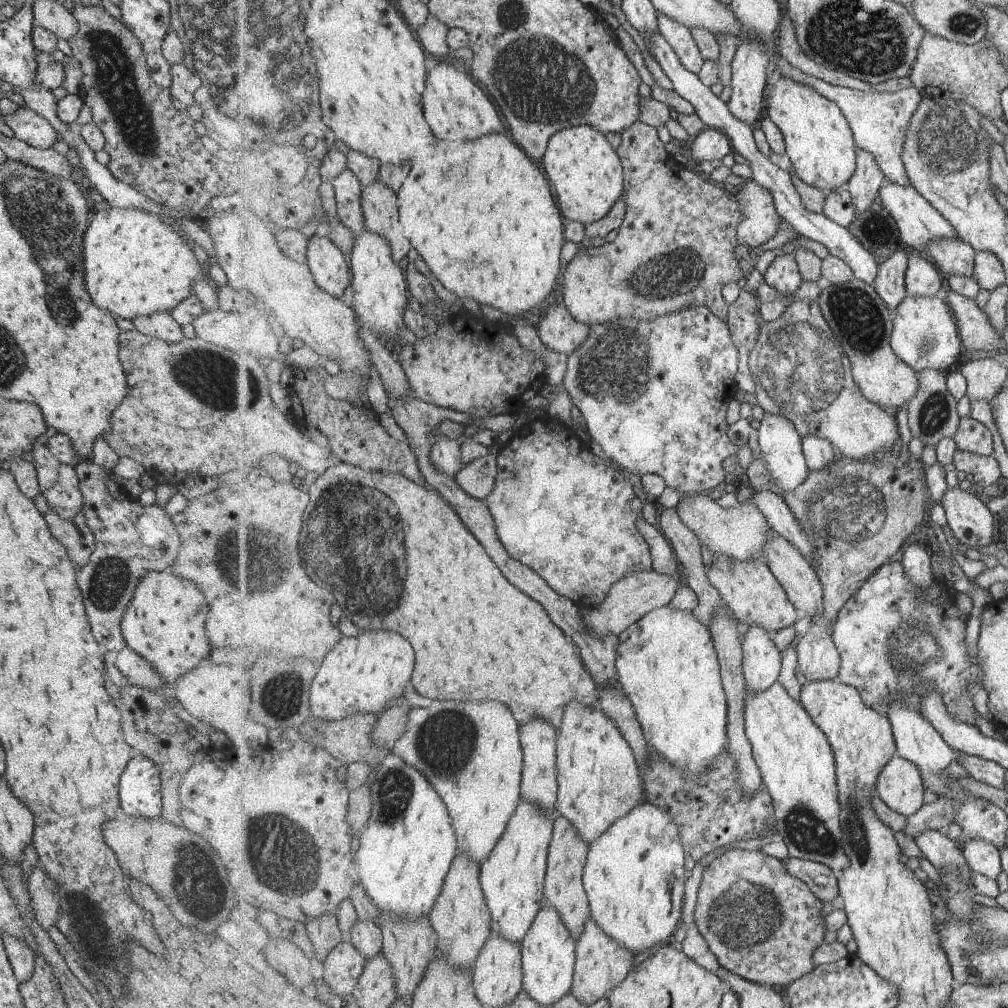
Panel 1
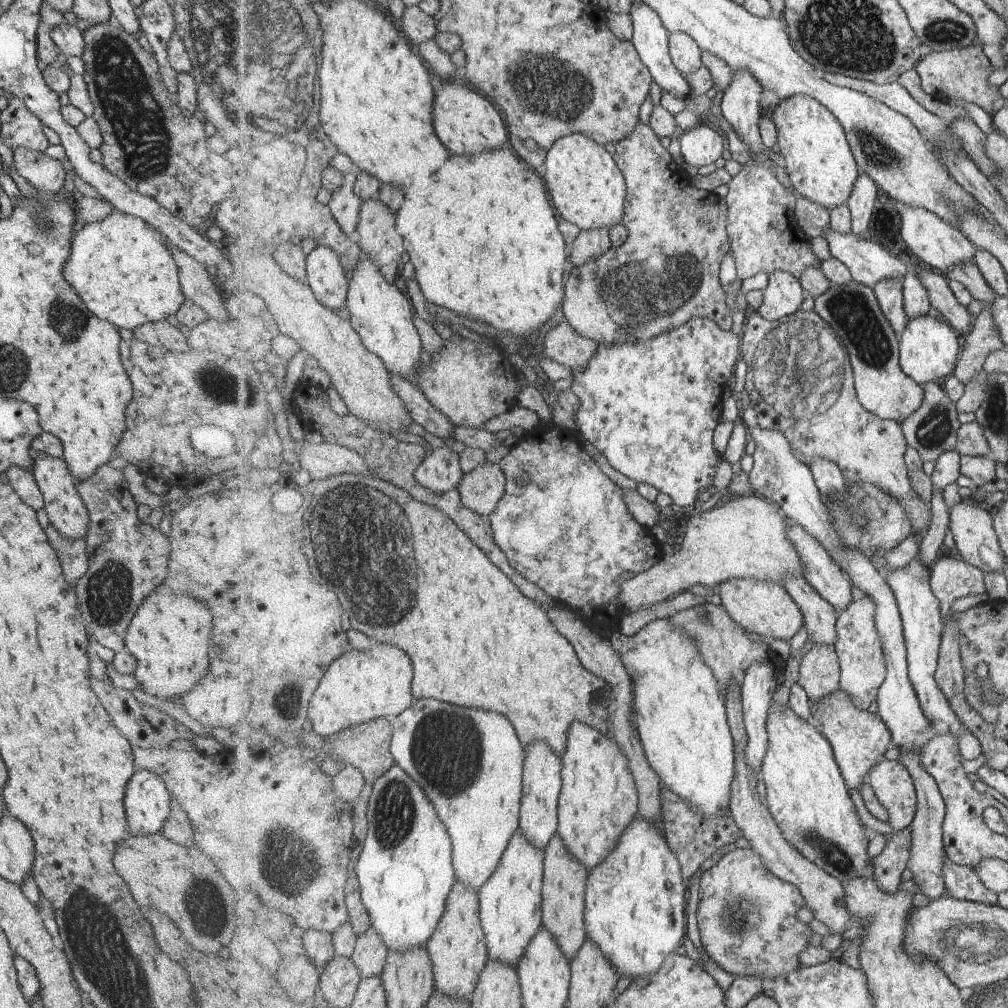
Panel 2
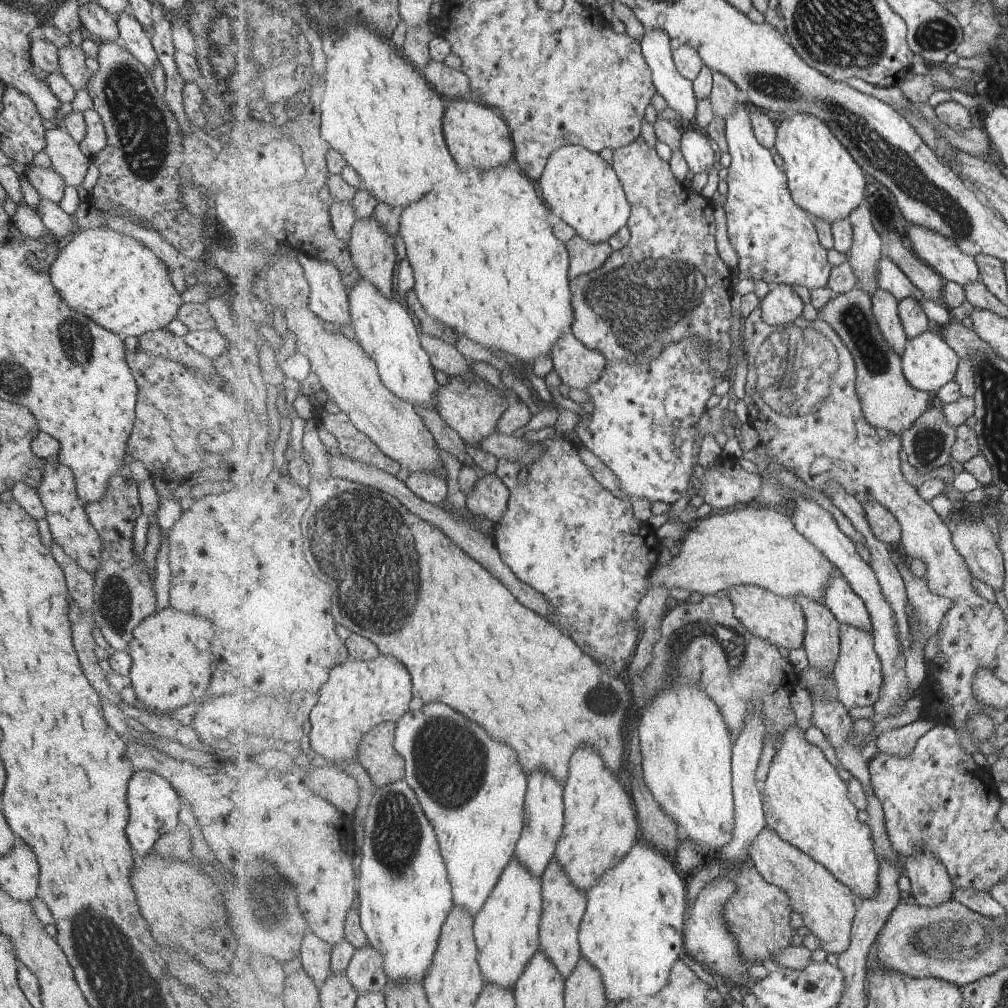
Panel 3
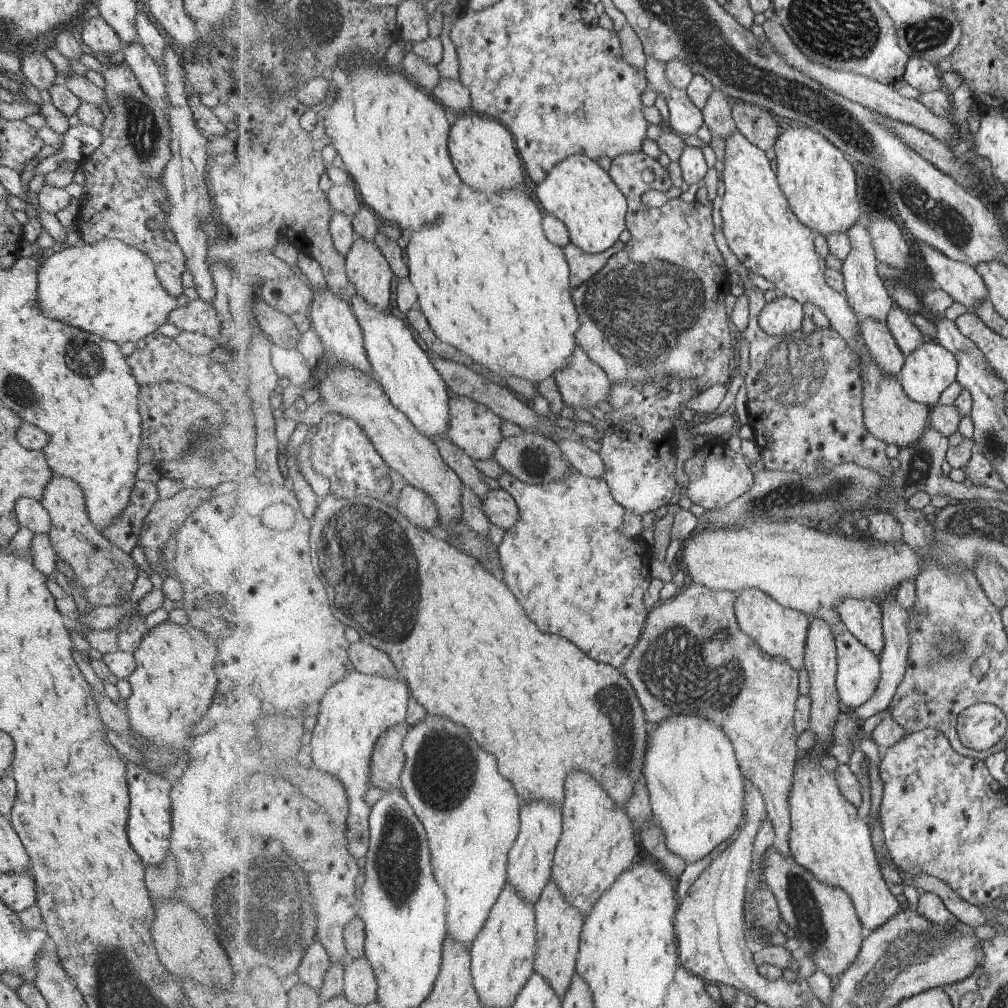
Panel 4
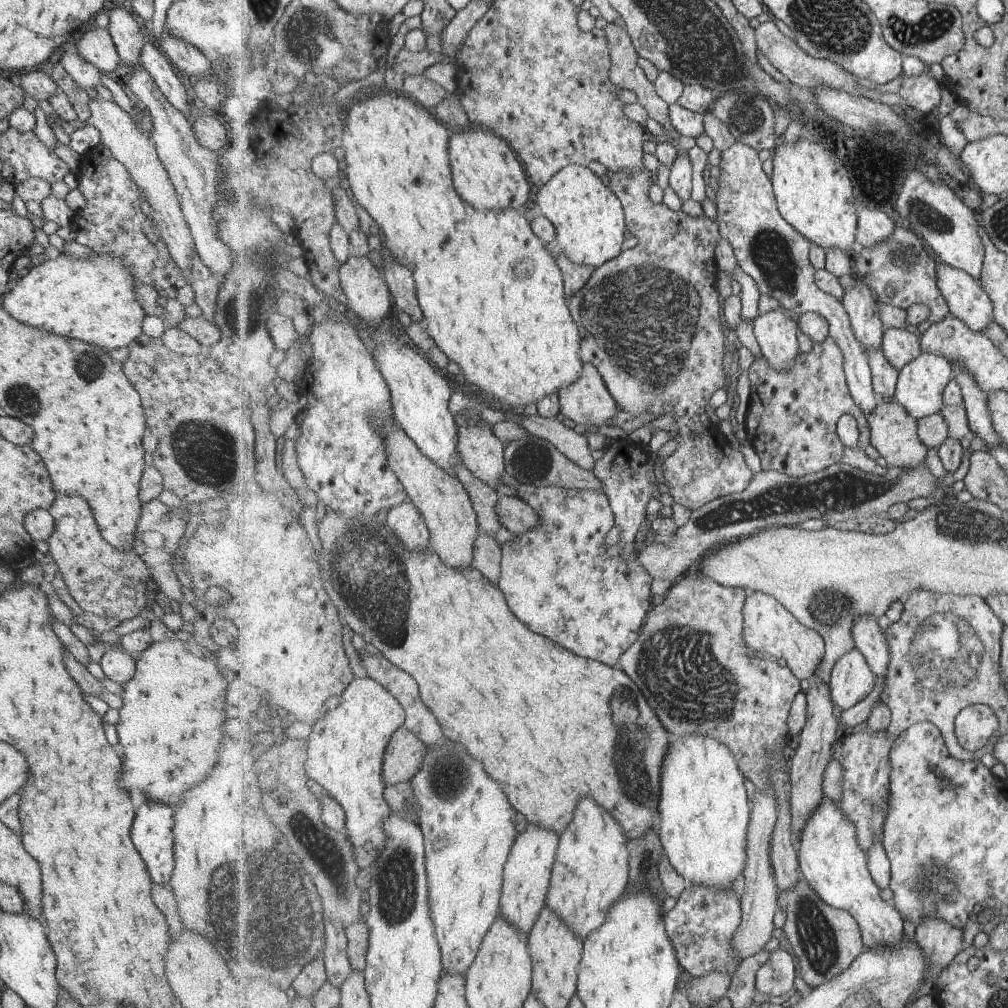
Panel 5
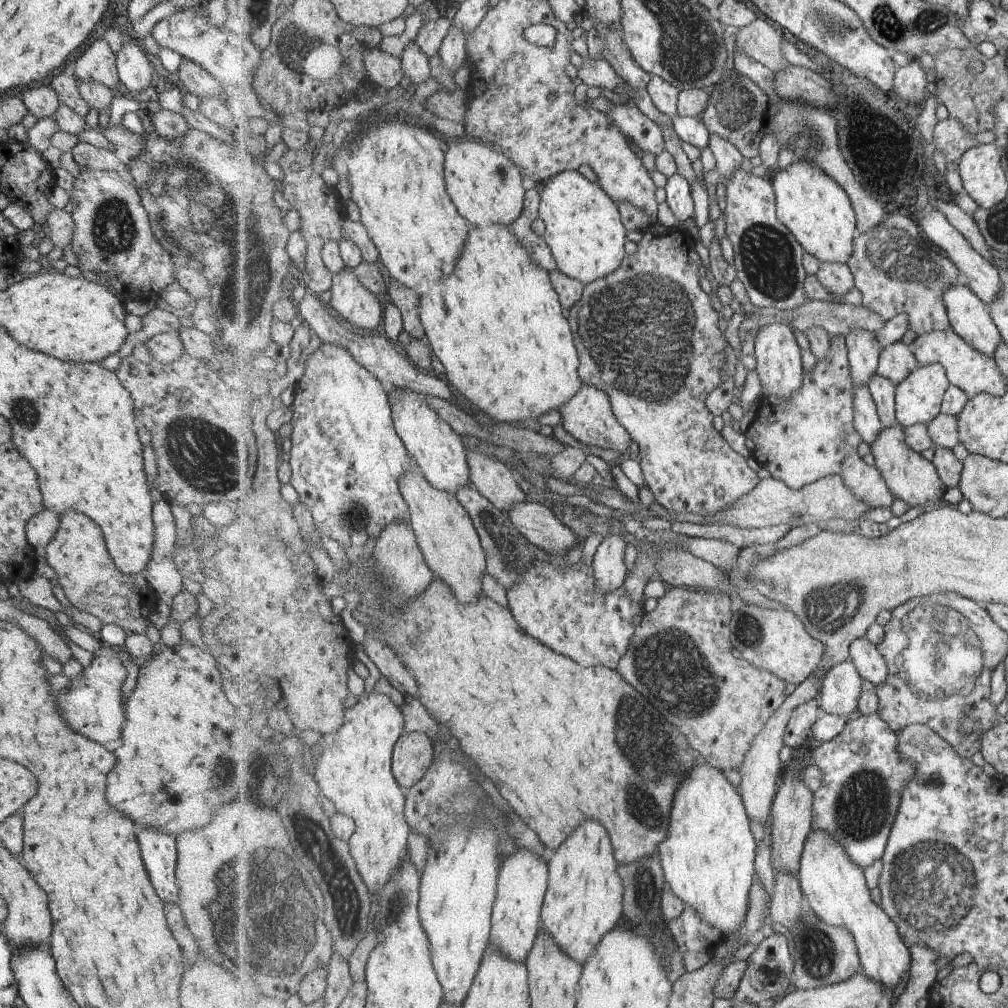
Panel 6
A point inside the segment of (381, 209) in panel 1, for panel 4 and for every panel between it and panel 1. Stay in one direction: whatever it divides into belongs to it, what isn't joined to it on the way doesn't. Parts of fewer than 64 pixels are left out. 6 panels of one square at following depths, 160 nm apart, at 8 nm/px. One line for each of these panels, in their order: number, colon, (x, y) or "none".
2: (379, 239)
3: (373, 247)
4: (367, 267)

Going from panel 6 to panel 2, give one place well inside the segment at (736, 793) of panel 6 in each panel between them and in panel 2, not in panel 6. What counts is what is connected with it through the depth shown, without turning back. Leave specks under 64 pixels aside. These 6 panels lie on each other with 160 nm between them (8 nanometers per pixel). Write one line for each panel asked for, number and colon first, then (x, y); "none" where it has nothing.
2: (681, 713)
3: (686, 749)
4: (696, 784)
5: (705, 814)

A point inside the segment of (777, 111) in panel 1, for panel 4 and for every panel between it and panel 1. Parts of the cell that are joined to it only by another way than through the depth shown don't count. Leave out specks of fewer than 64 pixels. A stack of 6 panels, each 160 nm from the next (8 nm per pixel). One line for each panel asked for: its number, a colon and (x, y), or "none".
2: (820, 160)
3: (824, 178)
4: (820, 183)

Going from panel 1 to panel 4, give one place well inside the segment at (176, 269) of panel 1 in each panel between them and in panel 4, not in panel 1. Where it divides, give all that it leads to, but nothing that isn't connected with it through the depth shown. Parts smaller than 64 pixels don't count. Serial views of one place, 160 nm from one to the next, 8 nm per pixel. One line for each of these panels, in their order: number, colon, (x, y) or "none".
2: (120, 267)
3: (114, 280)
4: (108, 288)

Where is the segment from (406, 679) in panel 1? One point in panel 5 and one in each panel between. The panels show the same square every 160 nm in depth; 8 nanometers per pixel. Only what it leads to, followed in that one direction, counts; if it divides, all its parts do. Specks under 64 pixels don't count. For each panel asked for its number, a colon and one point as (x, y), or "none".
2: (359, 686)
3: (359, 696)
4: (355, 711)
5: (345, 755)

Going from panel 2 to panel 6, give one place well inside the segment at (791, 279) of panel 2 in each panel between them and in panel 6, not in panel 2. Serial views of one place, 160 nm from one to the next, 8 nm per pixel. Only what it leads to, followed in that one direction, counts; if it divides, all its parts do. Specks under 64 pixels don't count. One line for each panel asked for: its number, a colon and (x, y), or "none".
3: (781, 306)
4: (783, 316)
5: (776, 332)
6: (780, 366)

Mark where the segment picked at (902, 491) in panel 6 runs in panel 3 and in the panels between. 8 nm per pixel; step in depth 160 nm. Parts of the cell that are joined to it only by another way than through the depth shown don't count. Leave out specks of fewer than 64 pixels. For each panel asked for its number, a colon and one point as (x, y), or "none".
3: (889, 400)
4: (890, 413)
5: (895, 435)

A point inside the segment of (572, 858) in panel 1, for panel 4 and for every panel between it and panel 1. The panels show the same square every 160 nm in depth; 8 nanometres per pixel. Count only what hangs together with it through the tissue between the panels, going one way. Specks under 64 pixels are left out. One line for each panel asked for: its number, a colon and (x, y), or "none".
2: (565, 878)
3: (565, 905)
4: (560, 925)

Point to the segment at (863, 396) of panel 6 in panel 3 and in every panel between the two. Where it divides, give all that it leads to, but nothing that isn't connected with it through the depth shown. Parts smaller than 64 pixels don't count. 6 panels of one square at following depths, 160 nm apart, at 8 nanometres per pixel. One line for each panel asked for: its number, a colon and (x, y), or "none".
3: (777, 241)
4: (761, 228)
5: (774, 253)

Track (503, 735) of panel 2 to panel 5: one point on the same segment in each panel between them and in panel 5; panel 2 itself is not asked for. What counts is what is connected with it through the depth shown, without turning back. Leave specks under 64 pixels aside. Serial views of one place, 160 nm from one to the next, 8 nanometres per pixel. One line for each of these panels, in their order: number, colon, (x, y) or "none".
3: (472, 788)
4: (472, 814)
5: (468, 821)

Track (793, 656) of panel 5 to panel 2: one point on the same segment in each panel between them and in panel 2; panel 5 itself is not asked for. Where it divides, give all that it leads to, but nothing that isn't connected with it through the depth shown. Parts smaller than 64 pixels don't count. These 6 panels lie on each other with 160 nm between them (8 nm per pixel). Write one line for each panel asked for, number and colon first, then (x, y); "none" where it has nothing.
2: (766, 608)
3: (781, 620)
4: (781, 631)

